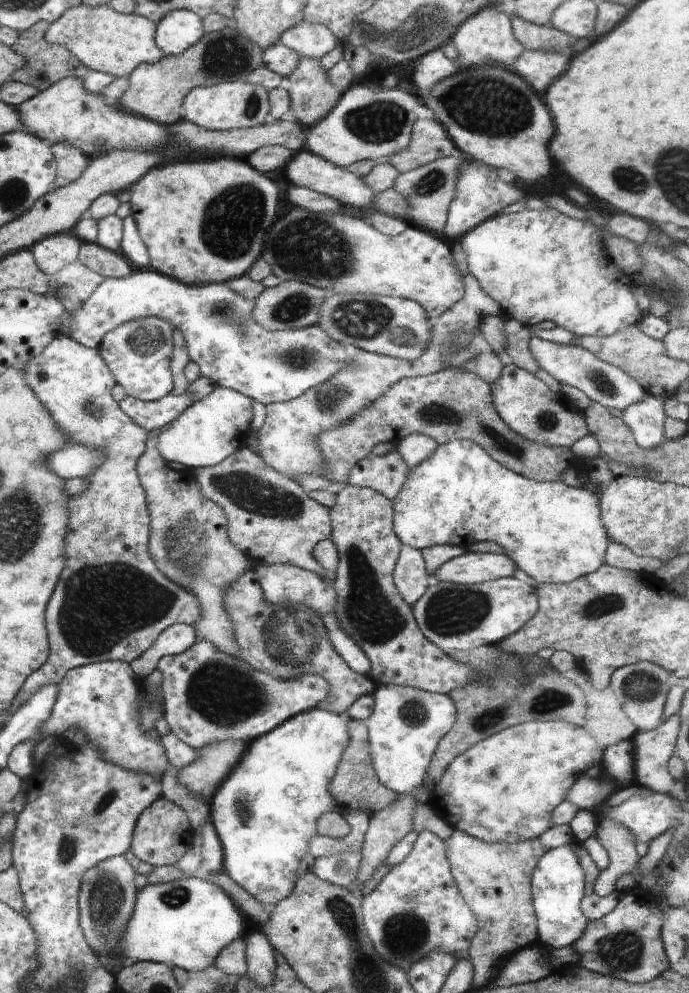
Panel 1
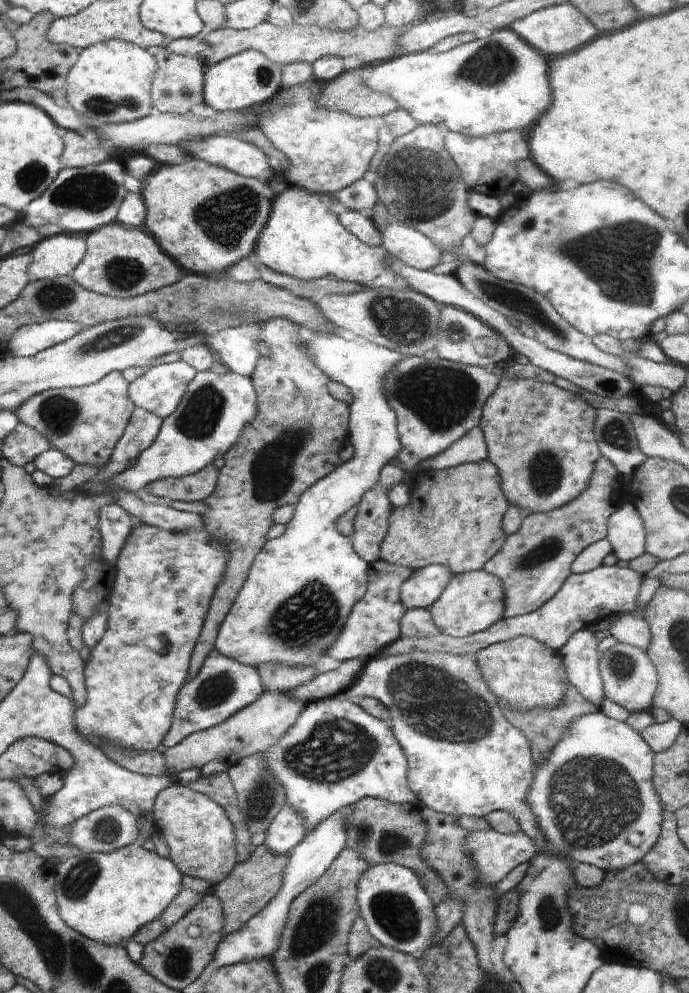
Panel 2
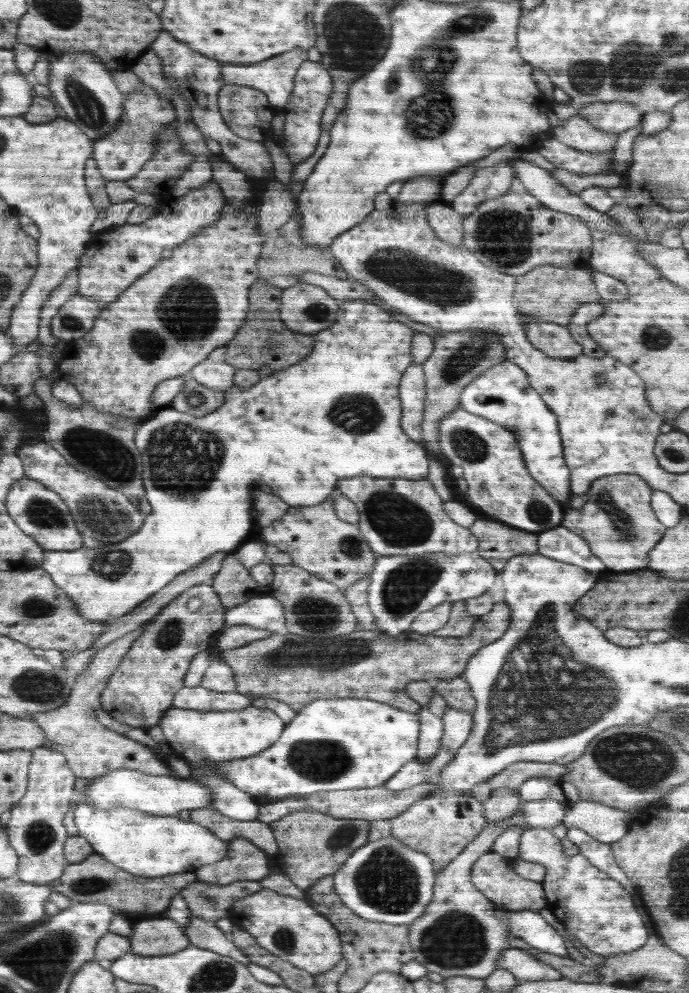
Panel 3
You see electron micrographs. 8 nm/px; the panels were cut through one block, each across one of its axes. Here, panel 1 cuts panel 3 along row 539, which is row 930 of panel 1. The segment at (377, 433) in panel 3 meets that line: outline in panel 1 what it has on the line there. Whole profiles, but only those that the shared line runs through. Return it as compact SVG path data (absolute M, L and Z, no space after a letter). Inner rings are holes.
M188 876L165 884L148 884L140 892L132 922L129 922L121 943L122 967L138 961L149 961L164 964L168 969L178 968L186 972L206 970L215 964L215 959L224 948L228 948L228 944L245 938L249 930L245 920L246 915L231 898L231 895L212 882Z

